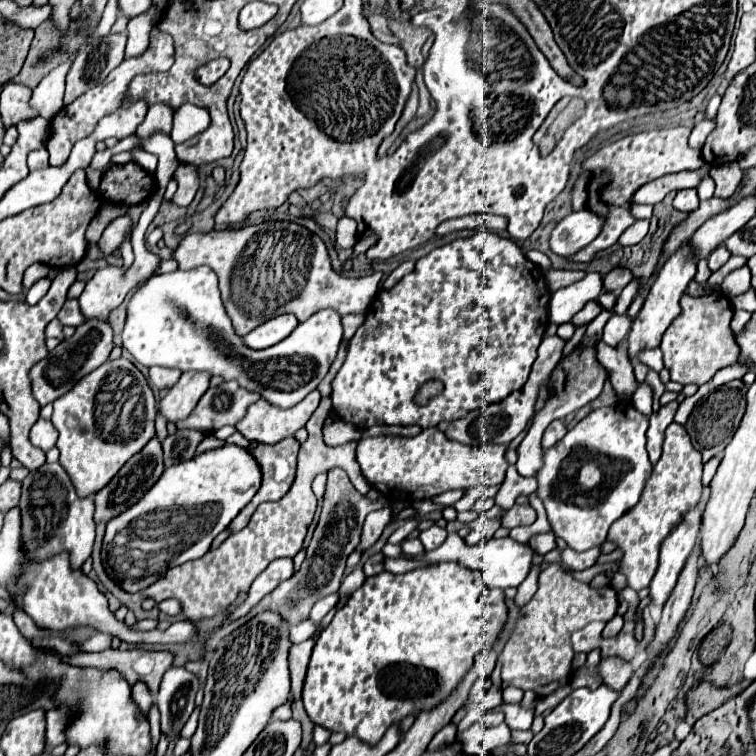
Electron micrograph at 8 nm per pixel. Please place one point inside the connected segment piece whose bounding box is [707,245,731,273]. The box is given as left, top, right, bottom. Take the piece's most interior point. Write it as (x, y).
(718, 258)

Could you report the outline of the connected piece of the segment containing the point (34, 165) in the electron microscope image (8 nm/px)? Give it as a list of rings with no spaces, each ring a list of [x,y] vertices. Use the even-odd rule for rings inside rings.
[[[43,147],[30,152],[29,157],[27,157],[27,165],[29,165],[31,171],[49,167],[49,153],[47,153],[47,149]]]

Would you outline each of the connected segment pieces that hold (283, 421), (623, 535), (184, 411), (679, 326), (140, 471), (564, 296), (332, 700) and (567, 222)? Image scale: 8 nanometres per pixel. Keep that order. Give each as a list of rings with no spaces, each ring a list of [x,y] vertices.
[[[317,389],[311,391],[301,403],[289,409],[279,409],[273,407],[269,401],[259,399],[257,403],[249,405],[245,419],[241,419],[241,423],[237,423],[235,429],[249,441],[275,445],[281,439],[295,435],[295,431],[309,421],[319,401],[321,393]]]
[[[671,423],[665,431],[663,455],[653,467],[653,475],[649,475],[649,479],[645,481],[641,503],[637,503],[637,507],[631,507],[621,519],[617,519],[607,535],[607,539],[617,543],[617,547],[623,551],[621,573],[627,577],[631,589],[641,591],[649,587],[657,569],[661,541],[683,519],[685,511],[693,507],[701,497],[701,473],[701,453],[691,445],[687,431],[681,425]]]
[[[185,371],[181,379],[175,383],[175,387],[171,387],[159,403],[159,409],[165,415],[165,419],[173,423],[185,419],[195,409],[201,395],[209,389],[209,381],[211,375],[205,375],[205,371],[203,373]]]
[[[711,291],[705,297],[681,297],[681,313],[667,327],[659,345],[663,351],[663,365],[671,373],[671,381],[681,385],[703,385],[713,379],[715,371],[737,363],[739,347],[729,327],[731,317],[731,303],[721,291]]]
[[[155,435],[137,455],[133,455],[121,467],[121,471],[109,481],[109,485],[105,485],[103,491],[99,491],[95,495],[95,521],[107,523],[111,517],[133,507],[133,503],[137,503],[141,499],[141,495],[145,495],[145,491],[149,491],[149,487],[153,487],[153,483],[157,483],[163,469],[165,469],[163,467],[163,449],[161,449],[161,441]]]
[[[587,273],[581,281],[563,287],[551,295],[549,301],[549,323],[563,325],[585,307],[587,301],[595,301],[603,289],[599,273]]]
[[[439,563],[439,565],[433,565],[433,567],[421,567],[421,569],[409,571],[405,575],[393,575],[389,571],[383,571],[383,573],[375,575],[375,577],[369,577],[349,597],[345,607],[335,613],[333,621],[329,623],[327,629],[321,631],[321,635],[319,635],[315,647],[313,647],[313,655],[311,655],[307,677],[305,677],[305,685],[303,685],[303,705],[305,705],[305,711],[307,711],[309,719],[315,725],[321,725],[321,727],[325,727],[329,731],[341,731],[341,733],[357,737],[357,739],[361,739],[361,741],[365,741],[369,745],[375,745],[385,735],[389,725],[399,723],[409,713],[421,713],[421,711],[433,709],[447,695],[451,695],[455,691],[455,687],[459,685],[461,677],[473,667],[475,657],[483,649],[493,647],[493,643],[497,641],[497,637],[499,637],[499,633],[503,629],[505,617],[507,617],[507,607],[505,607],[505,601],[503,601],[503,591],[501,589],[485,587],[485,583],[481,579],[481,573],[471,571],[471,569],[463,569],[457,563]]]
[[[587,209],[571,213],[553,227],[549,247],[555,255],[573,255],[577,249],[587,247],[587,243],[591,243],[595,235],[599,235],[601,225],[603,223],[597,223],[597,215],[589,213]]]

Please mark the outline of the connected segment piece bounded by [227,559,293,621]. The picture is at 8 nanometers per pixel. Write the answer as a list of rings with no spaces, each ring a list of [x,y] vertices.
[[[275,559],[251,585],[249,593],[247,593],[247,599],[229,613],[227,621],[233,621],[233,619],[239,619],[243,615],[247,615],[251,611],[253,605],[257,605],[257,601],[261,597],[265,597],[269,591],[273,591],[281,581],[289,579],[293,575],[293,561],[291,559]]]

